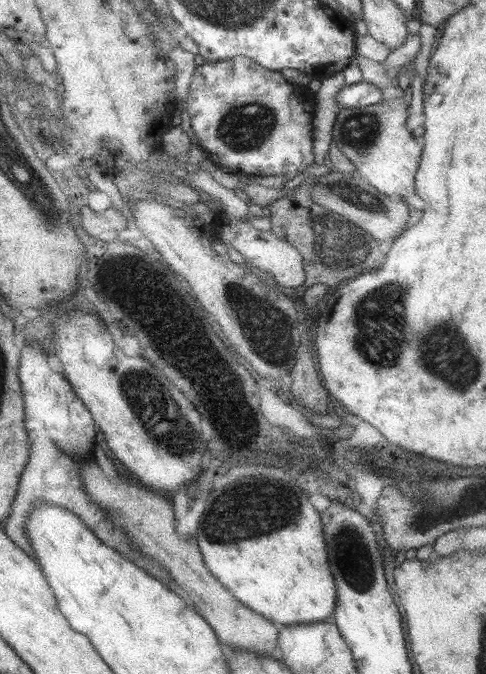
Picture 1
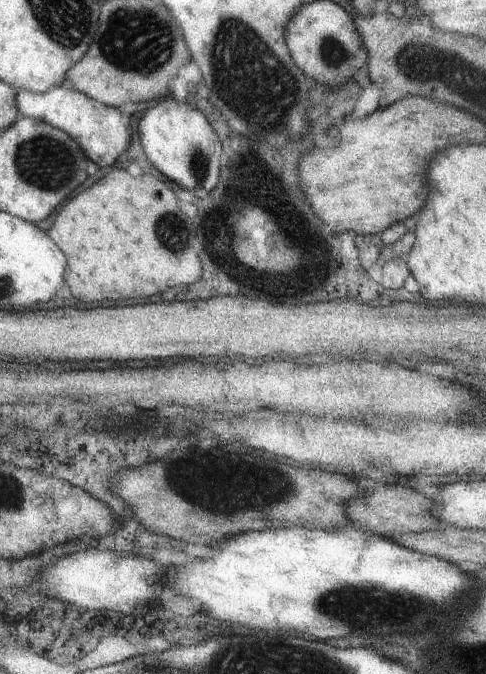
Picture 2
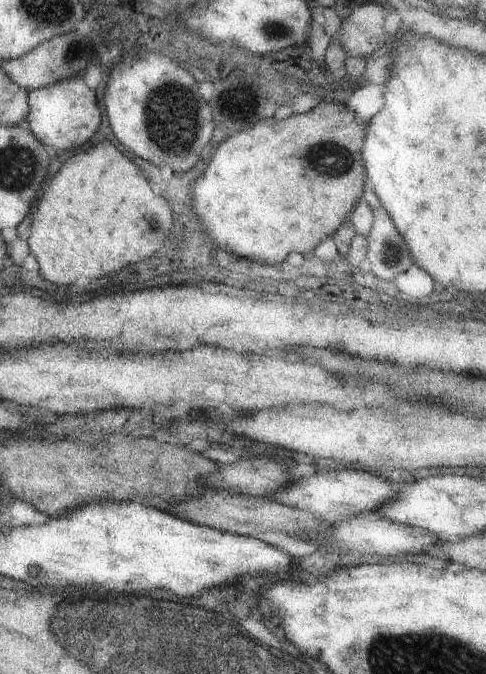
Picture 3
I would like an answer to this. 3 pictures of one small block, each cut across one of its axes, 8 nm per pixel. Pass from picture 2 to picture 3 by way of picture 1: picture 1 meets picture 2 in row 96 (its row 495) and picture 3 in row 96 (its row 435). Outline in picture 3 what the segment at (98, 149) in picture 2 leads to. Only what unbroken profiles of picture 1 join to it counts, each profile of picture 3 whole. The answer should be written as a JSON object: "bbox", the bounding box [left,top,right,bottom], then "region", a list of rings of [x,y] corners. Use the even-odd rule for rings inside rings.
{"bbox":[25,76,102,148],"region":[[[74,76],[44,88],[28,91],[29,113],[25,124],[32,134],[52,148],[78,148],[94,136],[102,121],[102,112],[96,99],[96,91],[91,90],[84,76]]]}

